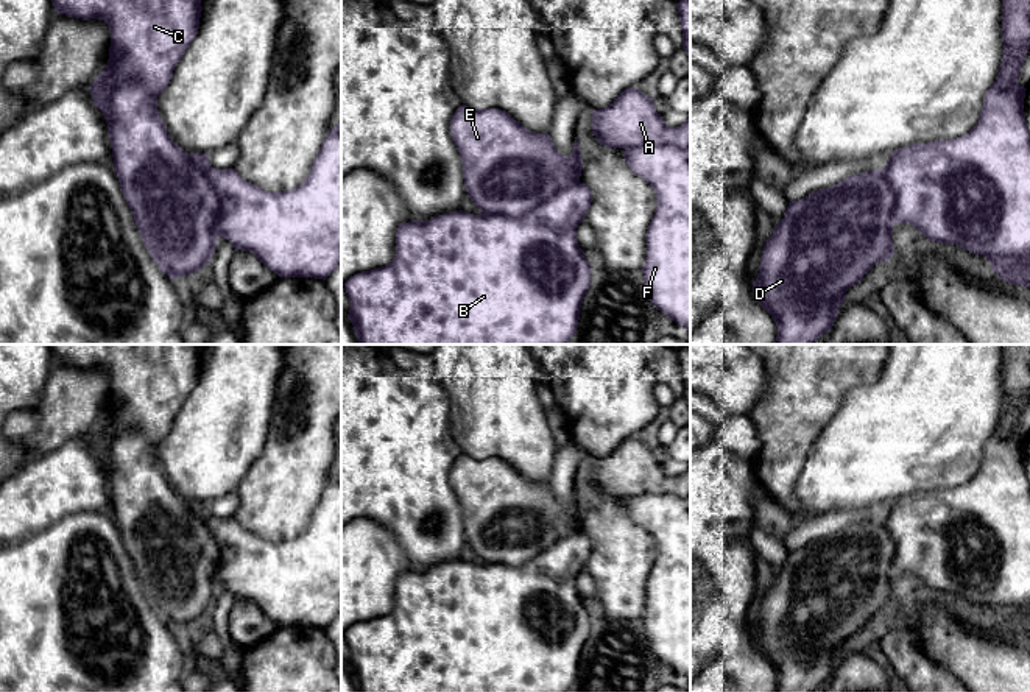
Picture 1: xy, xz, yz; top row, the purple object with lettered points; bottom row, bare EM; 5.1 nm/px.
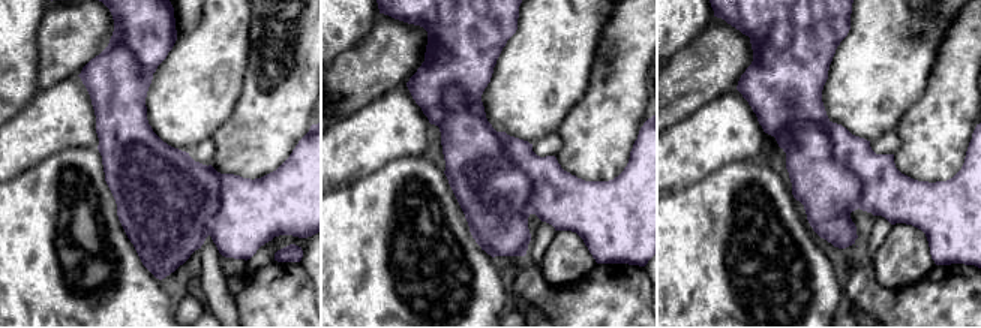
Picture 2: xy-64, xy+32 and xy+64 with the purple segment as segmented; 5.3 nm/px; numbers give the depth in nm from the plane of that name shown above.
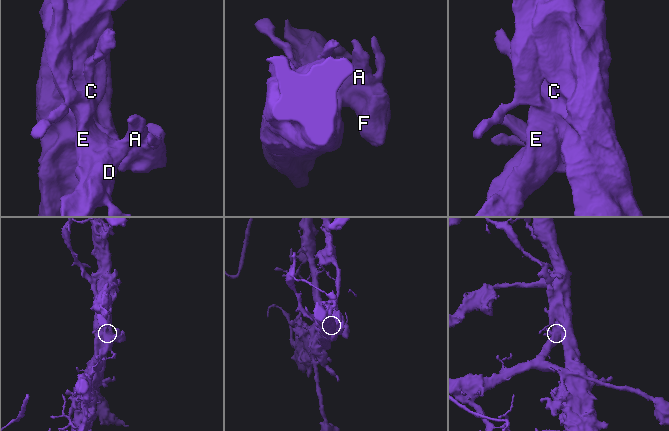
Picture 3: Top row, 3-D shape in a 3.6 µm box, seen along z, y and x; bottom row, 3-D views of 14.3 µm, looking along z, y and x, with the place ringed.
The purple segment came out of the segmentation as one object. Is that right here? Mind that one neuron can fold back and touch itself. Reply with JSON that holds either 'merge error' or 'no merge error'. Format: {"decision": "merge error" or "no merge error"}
{"decision": "merge error"}

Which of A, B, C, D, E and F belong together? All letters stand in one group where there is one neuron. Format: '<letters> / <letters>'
A D E / B C F

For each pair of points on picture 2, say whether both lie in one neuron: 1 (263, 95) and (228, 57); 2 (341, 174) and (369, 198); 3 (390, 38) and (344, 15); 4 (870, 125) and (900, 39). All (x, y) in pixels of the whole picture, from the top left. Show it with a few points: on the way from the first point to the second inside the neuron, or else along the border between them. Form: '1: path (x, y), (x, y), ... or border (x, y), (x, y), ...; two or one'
1: border (249, 41), (243, 87), (233, 108); two
2: border (383, 165), (336, 189); two
3: border (378, 15), (369, 32), (345, 51); two
4: path (870, 104), (870, 84), (885, 60); one

